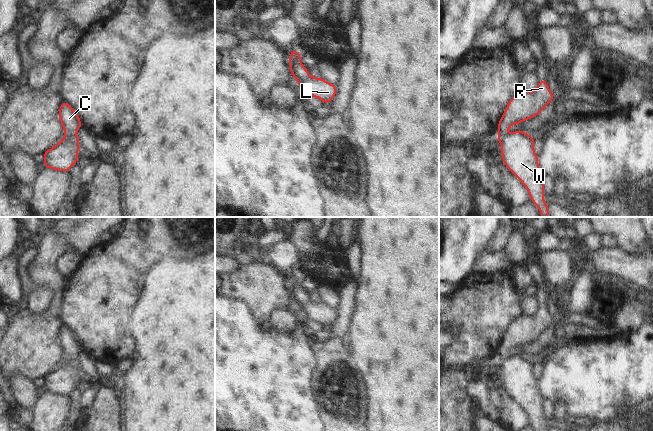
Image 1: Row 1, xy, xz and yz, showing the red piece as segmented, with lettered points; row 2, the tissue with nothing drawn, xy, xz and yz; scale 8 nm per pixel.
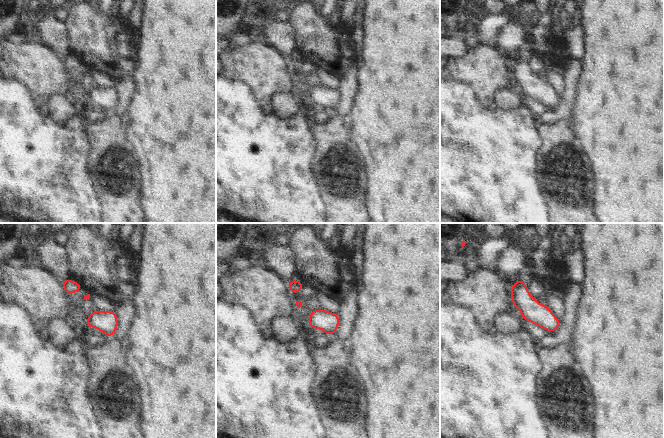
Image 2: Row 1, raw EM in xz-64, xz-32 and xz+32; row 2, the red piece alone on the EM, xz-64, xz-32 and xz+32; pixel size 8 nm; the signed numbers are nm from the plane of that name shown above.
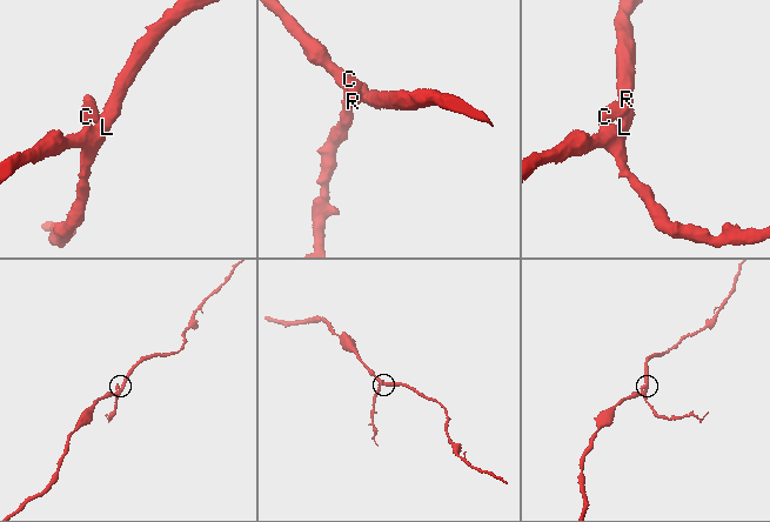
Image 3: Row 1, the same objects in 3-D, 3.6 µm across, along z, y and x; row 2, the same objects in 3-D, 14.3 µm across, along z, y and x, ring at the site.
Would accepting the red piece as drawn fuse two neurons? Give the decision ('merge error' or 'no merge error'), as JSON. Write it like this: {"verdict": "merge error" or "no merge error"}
{"verdict": "merge error"}

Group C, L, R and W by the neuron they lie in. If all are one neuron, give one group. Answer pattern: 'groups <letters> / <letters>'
groups C R / L W

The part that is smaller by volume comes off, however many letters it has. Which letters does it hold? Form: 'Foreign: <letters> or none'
Foreign: C, R

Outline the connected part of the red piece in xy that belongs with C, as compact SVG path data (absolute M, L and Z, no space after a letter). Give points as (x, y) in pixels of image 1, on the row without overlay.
M64 325L59 332L59 343L66 360L76 359L78 353L82 351L81 344L77 337L74 336L70 328Z

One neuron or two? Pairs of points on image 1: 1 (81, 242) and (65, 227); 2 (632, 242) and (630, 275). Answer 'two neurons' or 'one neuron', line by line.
1: one neuron
2: two neurons

